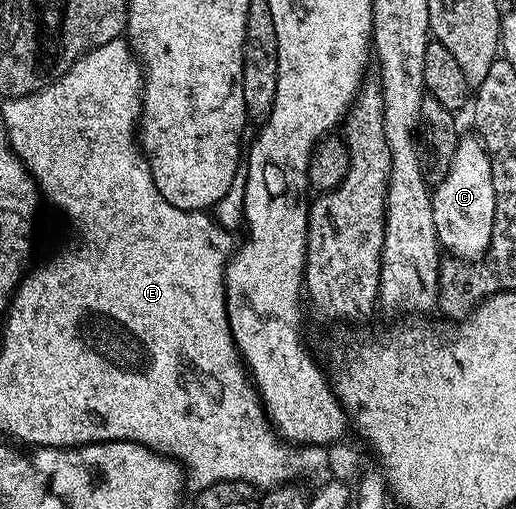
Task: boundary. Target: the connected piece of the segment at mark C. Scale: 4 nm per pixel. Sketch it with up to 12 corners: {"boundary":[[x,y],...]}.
{"boundary":[[461,136],[431,190],[440,248],[482,258],[496,197],[480,137]]}

